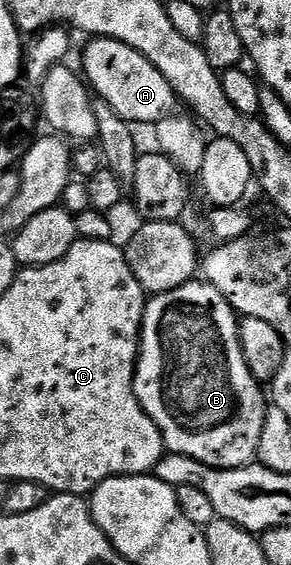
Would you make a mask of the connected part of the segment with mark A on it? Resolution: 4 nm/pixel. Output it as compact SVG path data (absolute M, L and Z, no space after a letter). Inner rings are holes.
M107 36L91 39L89 43L82 52L81 71L93 95L107 103L120 119L134 126L156 126L175 115L174 107L180 104L178 96L172 86L168 86L168 78L164 78L164 74L160 74L160 70L156 70L156 66L152 66L144 54L119 40L109 40Z

